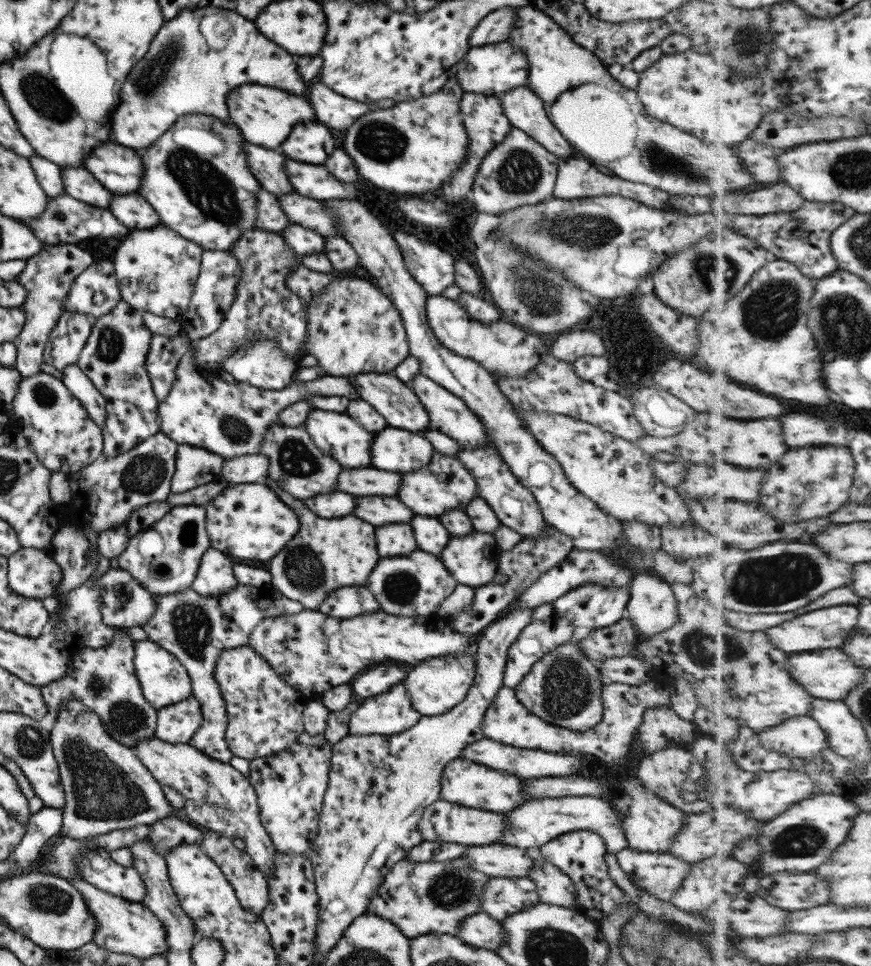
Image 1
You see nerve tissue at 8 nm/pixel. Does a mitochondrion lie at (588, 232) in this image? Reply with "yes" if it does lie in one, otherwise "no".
yes

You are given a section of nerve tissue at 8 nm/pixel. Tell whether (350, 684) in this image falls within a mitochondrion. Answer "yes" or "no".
no

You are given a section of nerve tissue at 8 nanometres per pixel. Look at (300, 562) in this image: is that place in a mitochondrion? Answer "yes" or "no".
yes

